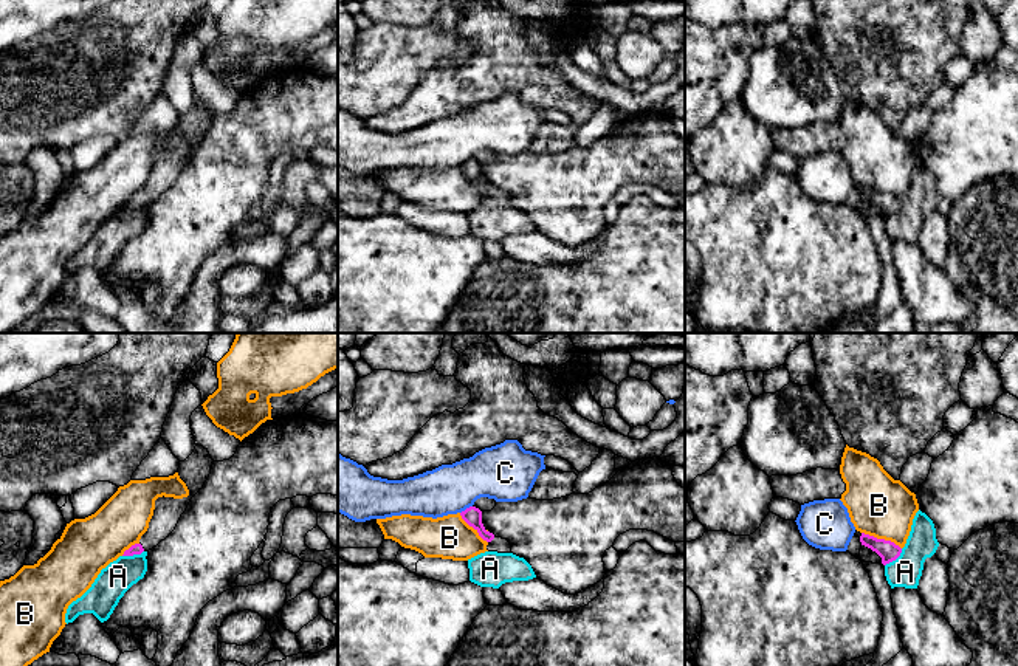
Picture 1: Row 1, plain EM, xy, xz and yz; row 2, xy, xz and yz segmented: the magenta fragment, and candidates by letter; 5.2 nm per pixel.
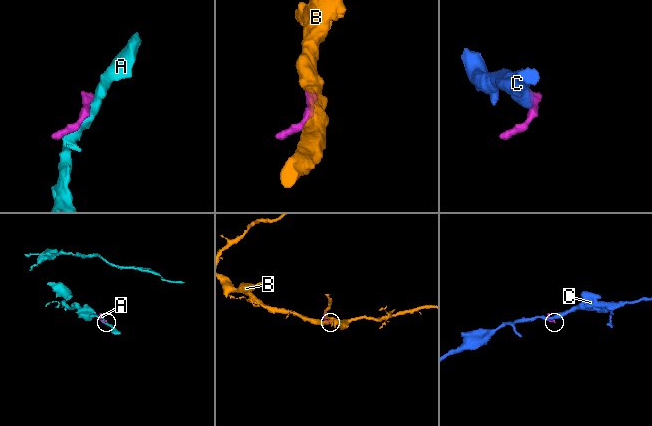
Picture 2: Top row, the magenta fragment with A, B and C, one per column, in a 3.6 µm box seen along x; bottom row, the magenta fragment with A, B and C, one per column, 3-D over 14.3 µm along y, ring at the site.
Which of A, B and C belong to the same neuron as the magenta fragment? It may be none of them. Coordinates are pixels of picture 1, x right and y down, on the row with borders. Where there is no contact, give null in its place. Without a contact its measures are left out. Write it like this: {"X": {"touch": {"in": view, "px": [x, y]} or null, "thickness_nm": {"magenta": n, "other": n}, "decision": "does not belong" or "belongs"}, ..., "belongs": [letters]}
{"A": {"touch": {"in": "yz", "px": [894, 559]}, "thickness_nm": {"magenta": 100, "other": 160}, "decision": "does not belong"}, "B": {"touch": {"in": "yz", "px": [882, 539]}, "thickness_nm": {"magenta": 100, "other": 320}, "decision": "does not belong"}, "C": {"touch": {"in": "xz", "px": [467, 508]}, "thickness_nm": {"magenta": 100, "other": 280}, "decision": "does not belong"}, "belongs": []}

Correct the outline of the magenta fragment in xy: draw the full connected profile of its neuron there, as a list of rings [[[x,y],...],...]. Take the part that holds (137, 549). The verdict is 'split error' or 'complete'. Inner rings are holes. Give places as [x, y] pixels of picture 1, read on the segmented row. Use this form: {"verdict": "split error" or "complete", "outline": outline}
{"verdict": "split error", "outline": [[[197,445],[194,452],[184,462],[180,462],[180,468],[177,471],[180,479],[186,483],[189,496],[183,499],[164,496],[158,497],[155,500],[155,510],[147,531],[141,536],[139,542],[126,550],[122,556],[133,556],[149,551],[175,530],[191,499],[208,480],[212,465],[214,460],[211,458],[208,449]]]}

